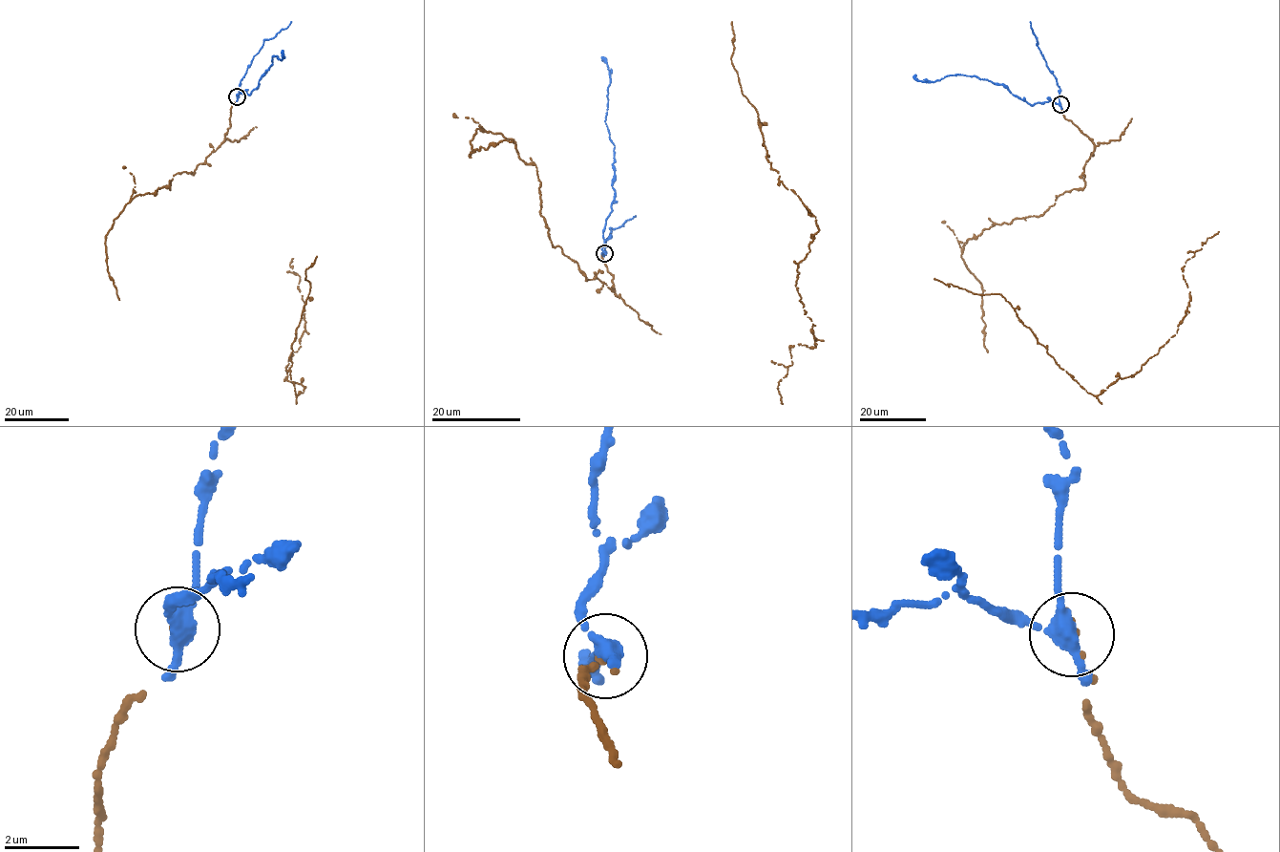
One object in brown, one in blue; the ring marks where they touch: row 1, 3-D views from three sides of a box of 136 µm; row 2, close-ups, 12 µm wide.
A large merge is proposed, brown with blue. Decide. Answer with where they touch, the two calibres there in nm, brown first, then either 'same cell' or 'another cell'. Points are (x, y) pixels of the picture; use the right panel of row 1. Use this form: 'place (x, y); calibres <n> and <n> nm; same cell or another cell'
place (1060, 104); calibres 150 and 320 nm; same cell

